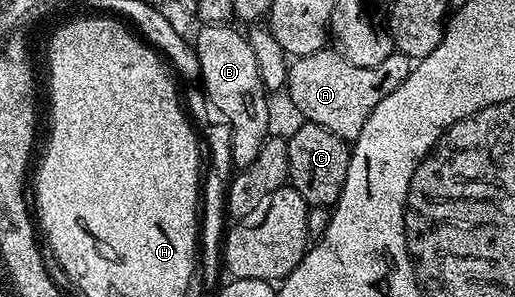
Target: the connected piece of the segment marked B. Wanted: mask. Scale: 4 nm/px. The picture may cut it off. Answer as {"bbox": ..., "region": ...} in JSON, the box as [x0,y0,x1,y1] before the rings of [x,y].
{"bbox":[193,24,269,168],"region":[[[231,24],[202,25],[193,45],[200,61],[203,93],[208,103],[223,113],[222,121],[230,126],[232,164],[235,168],[242,168],[257,160],[257,152],[261,152],[261,144],[269,136],[269,92],[261,84],[257,59],[253,56],[253,48],[249,48],[246,33],[233,27]]]}

